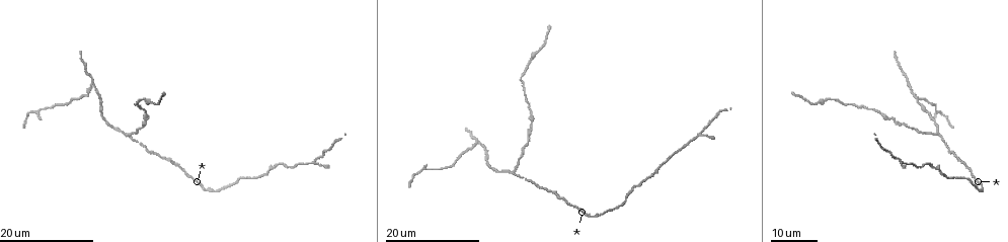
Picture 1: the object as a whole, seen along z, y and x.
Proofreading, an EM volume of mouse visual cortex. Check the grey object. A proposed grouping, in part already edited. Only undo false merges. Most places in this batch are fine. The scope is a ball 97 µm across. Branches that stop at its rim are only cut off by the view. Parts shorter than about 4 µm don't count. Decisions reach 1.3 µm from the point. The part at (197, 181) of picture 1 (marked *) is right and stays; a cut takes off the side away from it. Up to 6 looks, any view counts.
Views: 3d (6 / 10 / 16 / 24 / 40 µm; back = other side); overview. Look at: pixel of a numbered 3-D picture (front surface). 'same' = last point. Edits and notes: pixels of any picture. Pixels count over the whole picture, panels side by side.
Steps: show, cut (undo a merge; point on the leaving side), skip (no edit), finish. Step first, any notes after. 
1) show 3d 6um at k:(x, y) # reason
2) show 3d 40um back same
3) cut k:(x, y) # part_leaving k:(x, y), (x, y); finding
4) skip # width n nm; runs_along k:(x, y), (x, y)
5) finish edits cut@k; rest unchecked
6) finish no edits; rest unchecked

show 3d 24um at 1:(92, 84) # side arm on a straight run

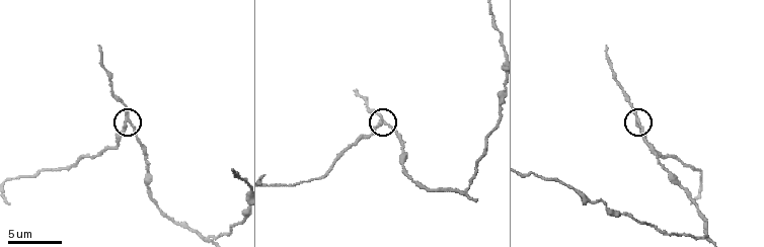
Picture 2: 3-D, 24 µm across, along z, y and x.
show 3d 10um at 2:(126, 120)

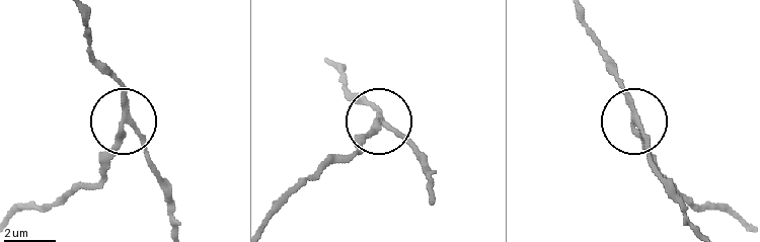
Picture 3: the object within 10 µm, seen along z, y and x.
cut 3:(112, 152) # arms 3; a second neuron is stuck on

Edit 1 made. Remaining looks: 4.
show 3d 6um at 2:(668, 172) # thick turns thin

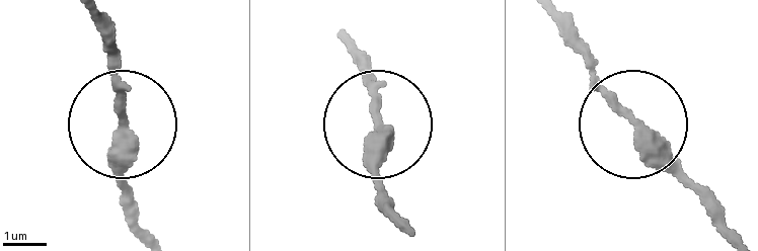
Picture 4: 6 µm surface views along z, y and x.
skip # runs_along 4:(732, 227), (560, 35); all the same neuron

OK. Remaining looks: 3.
show 3d 6um at 2:(461, 192) # two arms in line, one across

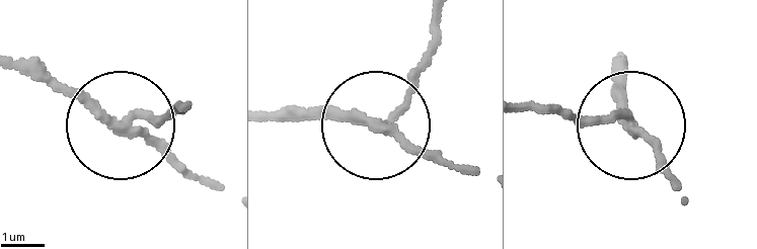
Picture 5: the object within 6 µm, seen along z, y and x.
cut 5:(157, 122) # arms 3; part_leaving 5:(120, 126), (181, 114); a second neuron is stuck on

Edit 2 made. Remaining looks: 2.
finish edits cut@3, cut@5; rest unchecked

